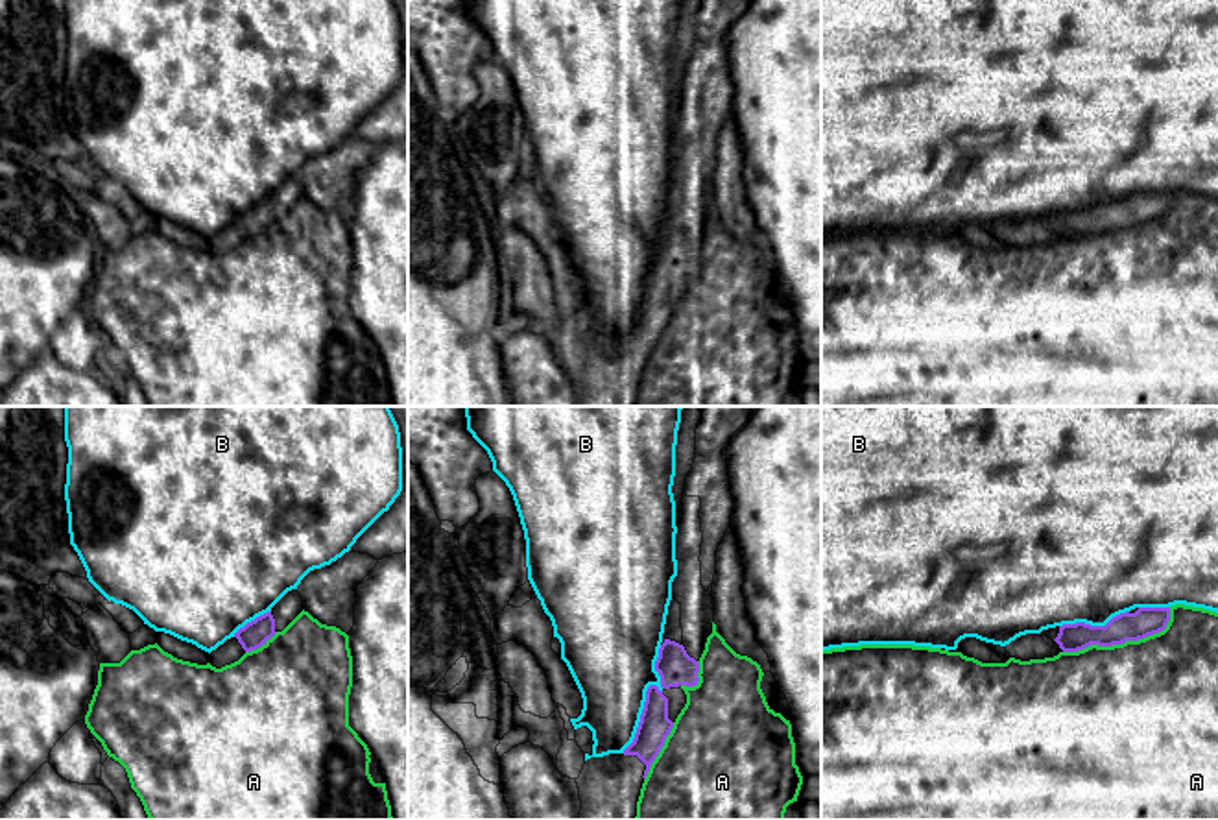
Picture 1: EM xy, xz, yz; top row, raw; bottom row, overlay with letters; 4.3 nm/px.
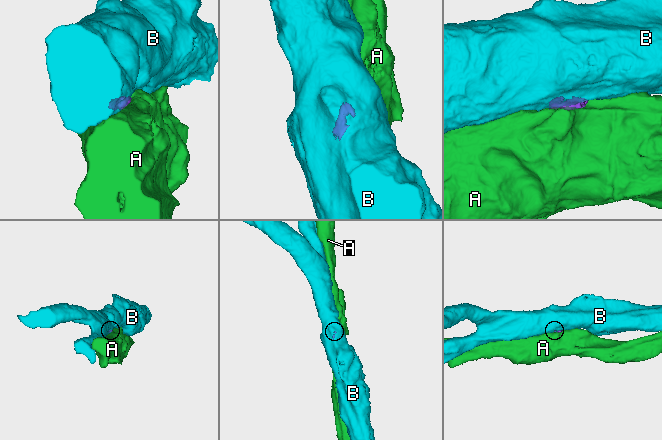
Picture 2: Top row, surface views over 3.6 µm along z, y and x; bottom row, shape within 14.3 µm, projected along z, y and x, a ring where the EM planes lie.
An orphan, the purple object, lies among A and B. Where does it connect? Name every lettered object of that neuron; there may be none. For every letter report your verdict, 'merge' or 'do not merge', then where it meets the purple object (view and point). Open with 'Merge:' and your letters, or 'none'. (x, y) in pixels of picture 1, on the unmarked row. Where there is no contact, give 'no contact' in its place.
Merge: none
A: do not merge; meets purple in yz at (1122, 228)
B: do not merge; meets purple in xz at (646, 281)

